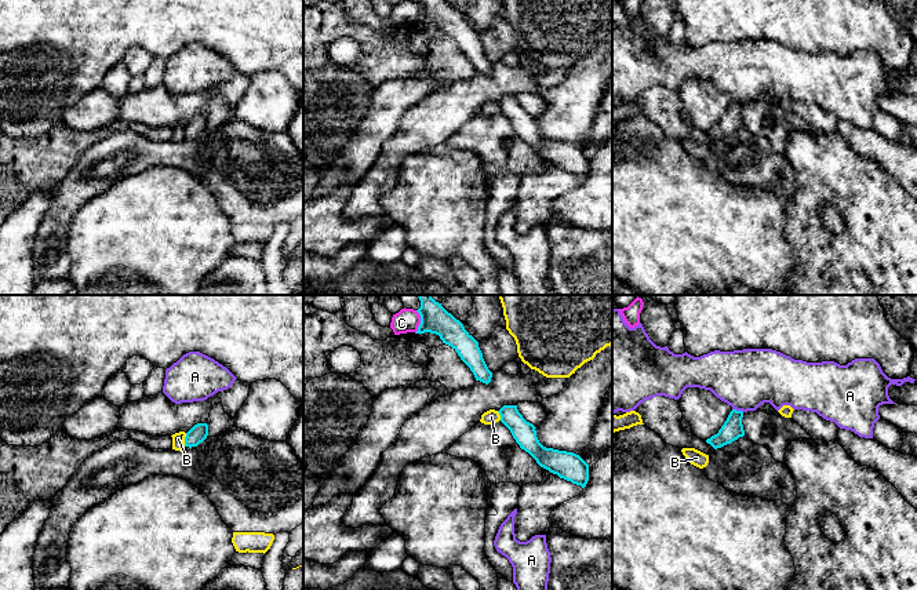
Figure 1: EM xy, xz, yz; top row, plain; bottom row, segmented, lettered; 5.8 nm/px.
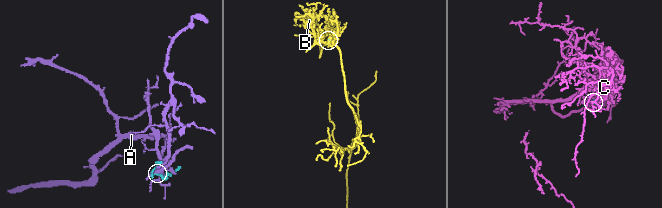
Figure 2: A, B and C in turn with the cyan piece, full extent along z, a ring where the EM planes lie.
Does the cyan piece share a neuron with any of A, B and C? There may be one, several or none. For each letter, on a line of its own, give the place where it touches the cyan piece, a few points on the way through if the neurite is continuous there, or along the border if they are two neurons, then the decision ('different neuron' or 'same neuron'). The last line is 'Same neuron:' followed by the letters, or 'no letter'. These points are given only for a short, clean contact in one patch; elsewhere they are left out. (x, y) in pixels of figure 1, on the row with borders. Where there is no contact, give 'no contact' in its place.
A: meets cyan in yz at (738, 411); different neuron
B: meets cyan in xy at (185, 440); border along xy (186, 433), (184, 445); different neuron
C: meets cyan in xz at (421, 321); border along xz (415, 310), (419, 316), (417, 332); different neuron
Same neuron: no letter

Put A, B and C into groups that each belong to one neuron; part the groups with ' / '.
A / B / C

